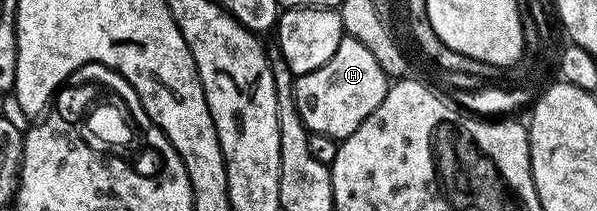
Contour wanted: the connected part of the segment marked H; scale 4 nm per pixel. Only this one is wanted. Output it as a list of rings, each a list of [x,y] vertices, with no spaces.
[[[346,36],[338,44],[338,52],[334,52],[322,68],[295,79],[292,91],[305,128],[313,134],[343,140],[355,132],[358,124],[362,124],[378,104],[382,104],[389,85],[390,79],[378,68],[374,55],[358,44],[358,40]]]

